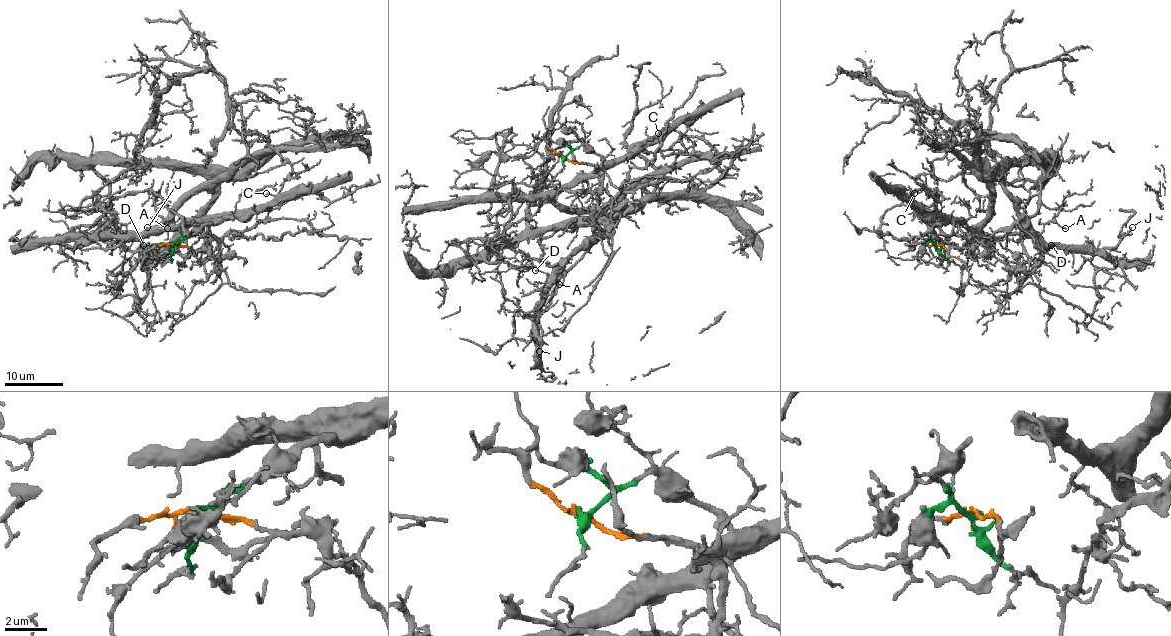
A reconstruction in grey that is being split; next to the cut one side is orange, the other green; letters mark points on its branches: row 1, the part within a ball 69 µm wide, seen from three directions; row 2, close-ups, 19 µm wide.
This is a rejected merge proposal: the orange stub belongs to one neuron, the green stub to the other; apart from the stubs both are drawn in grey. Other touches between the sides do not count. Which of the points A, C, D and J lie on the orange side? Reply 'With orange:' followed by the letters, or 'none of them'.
With orange: A, D, J

